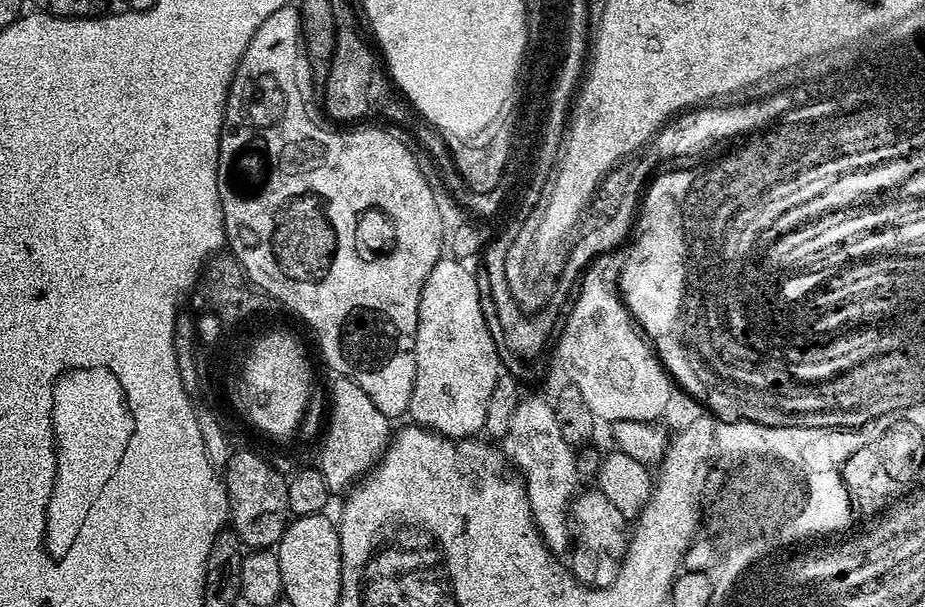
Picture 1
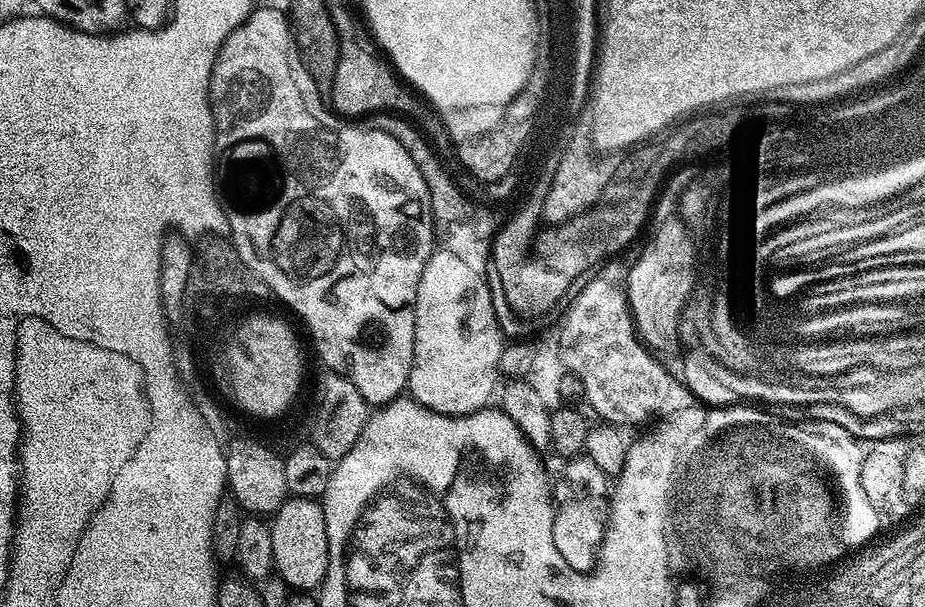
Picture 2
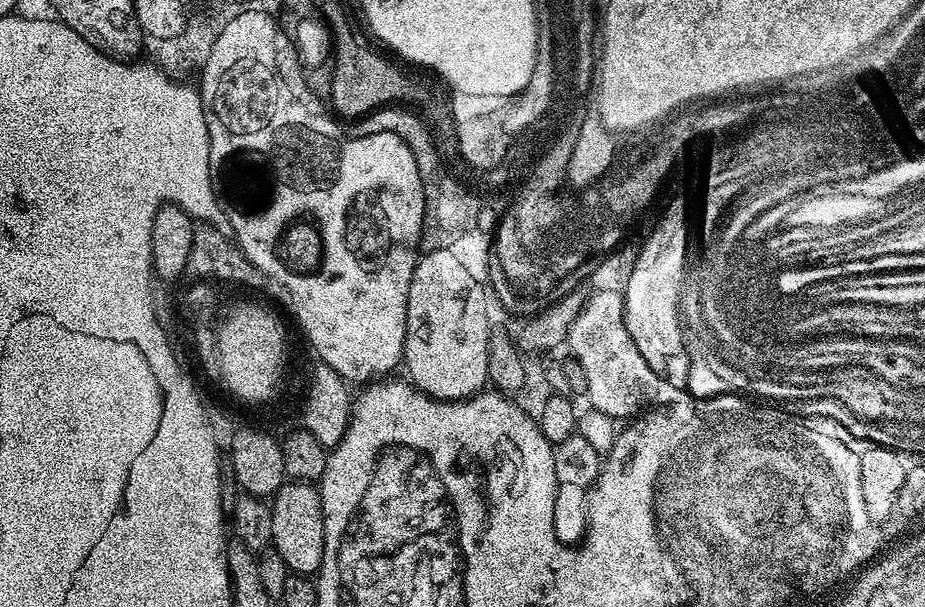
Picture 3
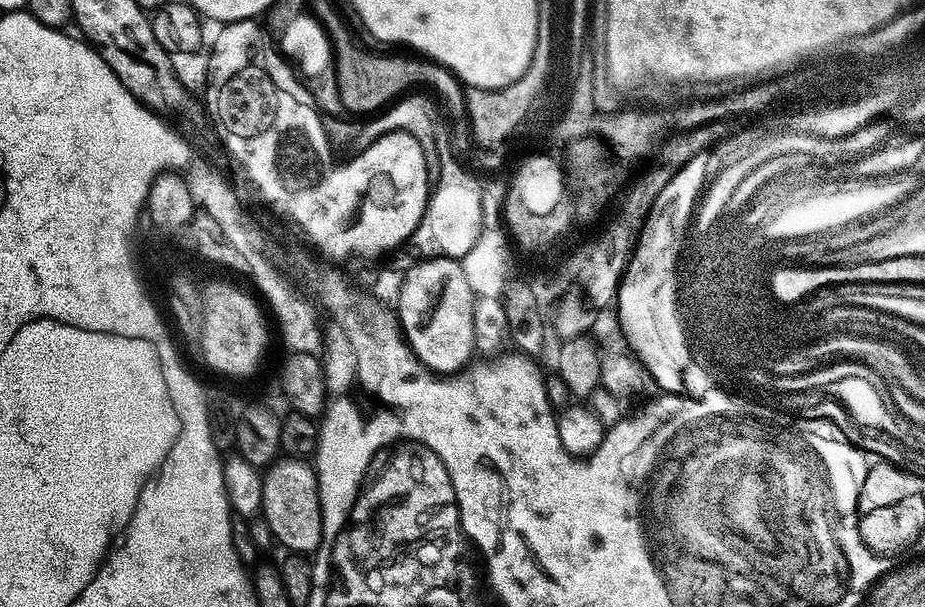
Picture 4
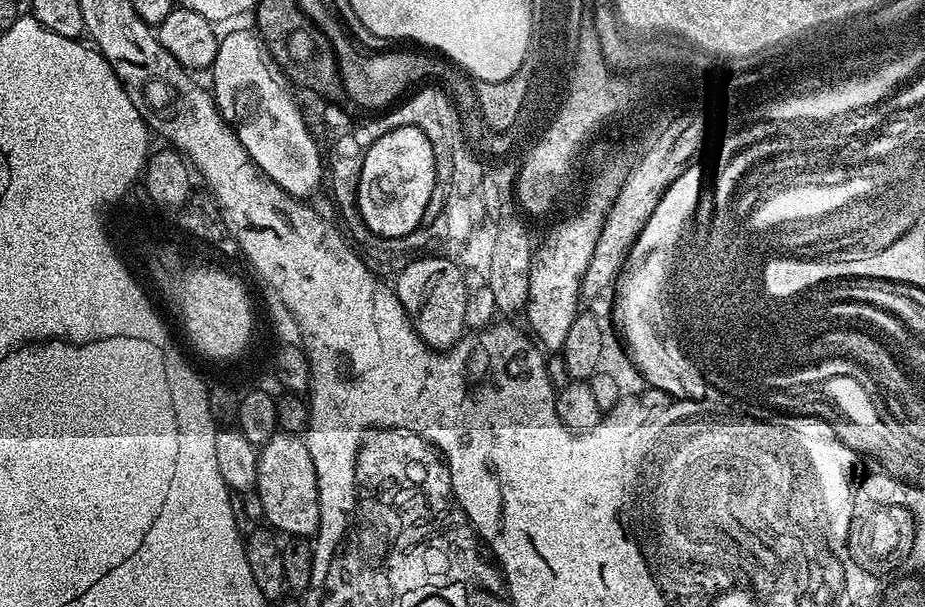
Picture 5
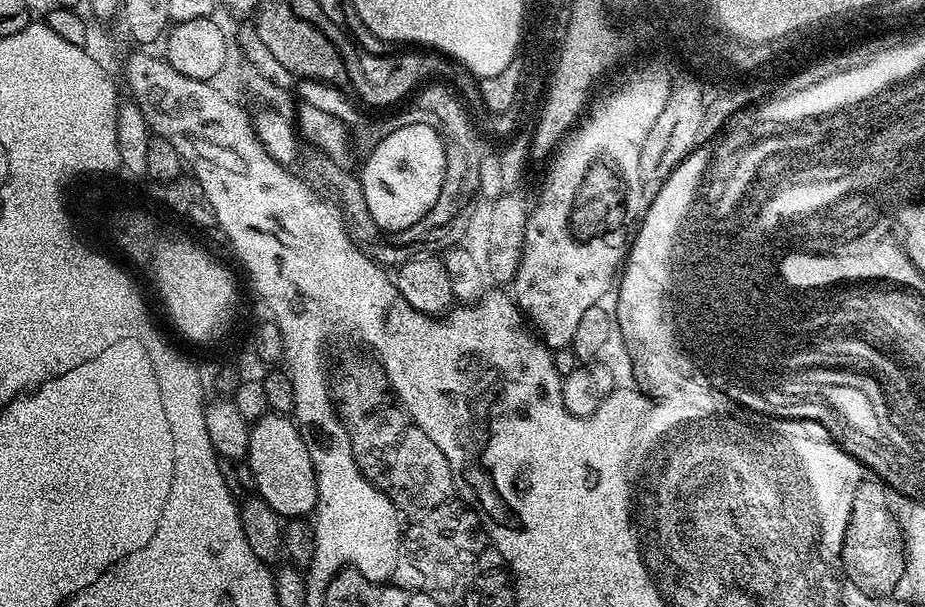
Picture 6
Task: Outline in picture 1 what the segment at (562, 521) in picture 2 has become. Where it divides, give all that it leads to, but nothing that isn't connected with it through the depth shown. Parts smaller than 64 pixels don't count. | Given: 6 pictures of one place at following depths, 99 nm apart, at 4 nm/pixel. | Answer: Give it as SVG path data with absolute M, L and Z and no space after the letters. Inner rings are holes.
M598 488L581 491L569 509L574 529L574 545L570 552L570 570L580 583L590 588L608 588L617 577L628 541L628 520Z

